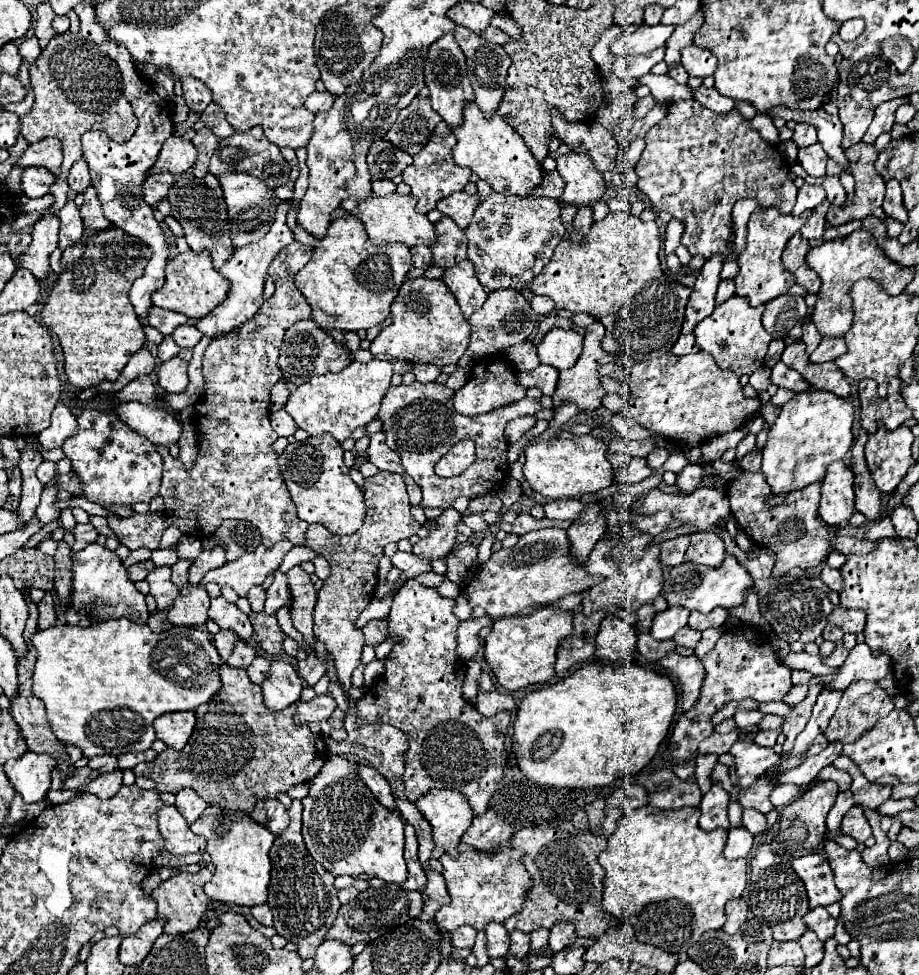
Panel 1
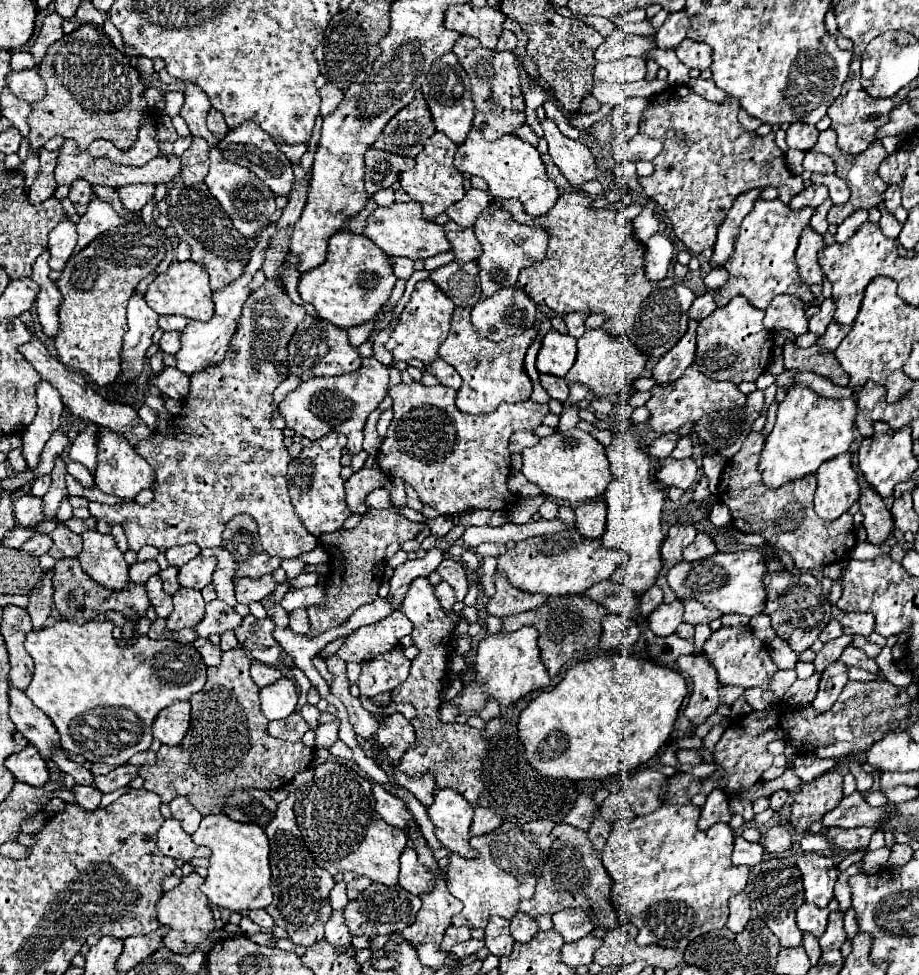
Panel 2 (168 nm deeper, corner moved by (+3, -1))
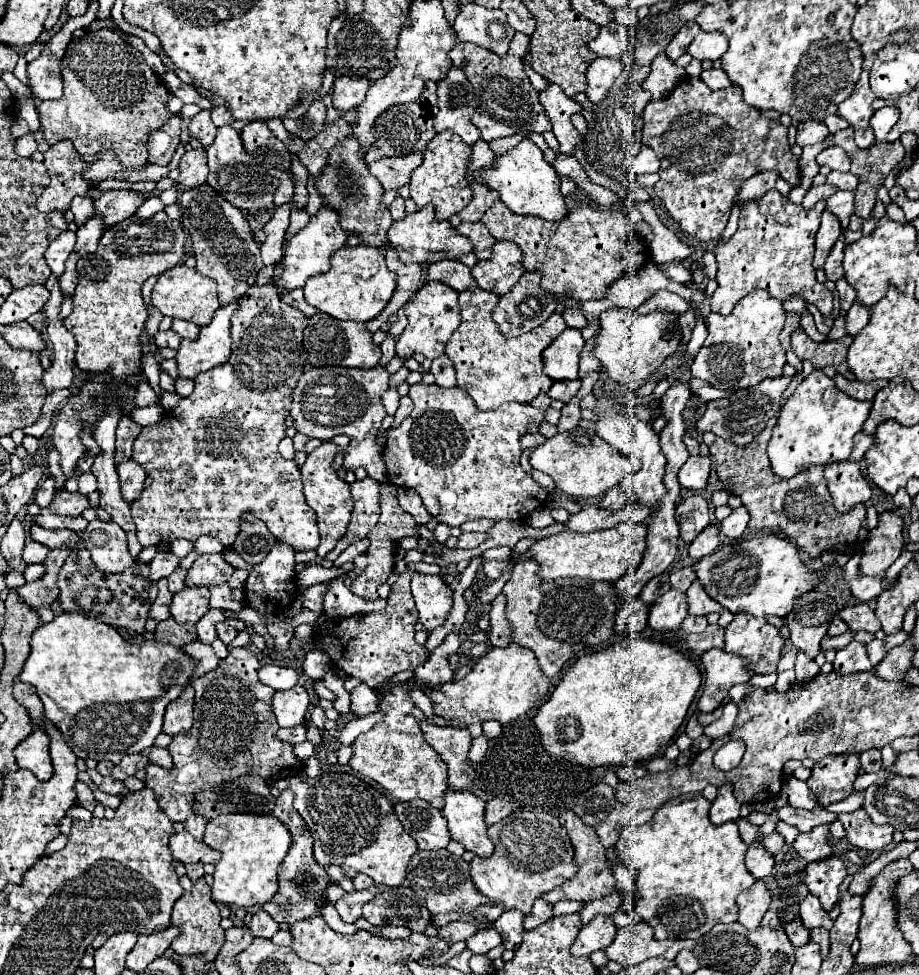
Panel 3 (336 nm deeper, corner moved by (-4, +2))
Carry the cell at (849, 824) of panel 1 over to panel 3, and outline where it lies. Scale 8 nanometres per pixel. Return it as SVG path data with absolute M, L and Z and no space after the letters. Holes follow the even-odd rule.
M856 809L852 813L838 815L840 823L850 831L850 843L866 849L866 851L882 851L892 843L894 827L892 825L876 825L868 817L864 809Z

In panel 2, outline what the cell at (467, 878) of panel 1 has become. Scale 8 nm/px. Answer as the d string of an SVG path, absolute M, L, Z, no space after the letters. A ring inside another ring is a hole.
M533 820L533 822L503 822L501 828L493 830L491 834L479 836L479 838L471 838L471 846L477 850L477 858L463 858L459 854L449 854L449 866L445 872L445 882L447 882L447 890L463 902L463 910L461 914L453 916L453 926L469 926L469 928L485 928L491 916L503 916L505 920L511 920L517 910L519 910L519 902L525 898L531 898L535 892L535 882L541 876L541 868L545 862L545 856L549 856L549 848L551 848L551 838L549 832L553 830L555 822L551 820Z

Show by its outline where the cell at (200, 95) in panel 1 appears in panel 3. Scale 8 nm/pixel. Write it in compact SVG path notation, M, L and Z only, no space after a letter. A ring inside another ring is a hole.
M200 111L196 117L192 117L190 123L190 137L198 139L204 147L212 145L214 137L216 137L216 125L210 119L210 111Z

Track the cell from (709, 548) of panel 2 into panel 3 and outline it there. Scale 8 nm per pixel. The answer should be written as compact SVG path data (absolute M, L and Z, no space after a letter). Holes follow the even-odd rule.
M708 525L708 527L690 543L690 547L688 547L690 557L692 557L692 559L702 559L702 557L714 553L714 551L718 549L718 545L720 545L718 533L720 533L720 531L718 531L716 525Z

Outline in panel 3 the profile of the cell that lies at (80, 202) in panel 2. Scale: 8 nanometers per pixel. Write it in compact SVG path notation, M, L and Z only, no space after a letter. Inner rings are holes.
M74 197L70 211L74 213L74 223L82 227L94 213L92 213L92 199L90 197Z

